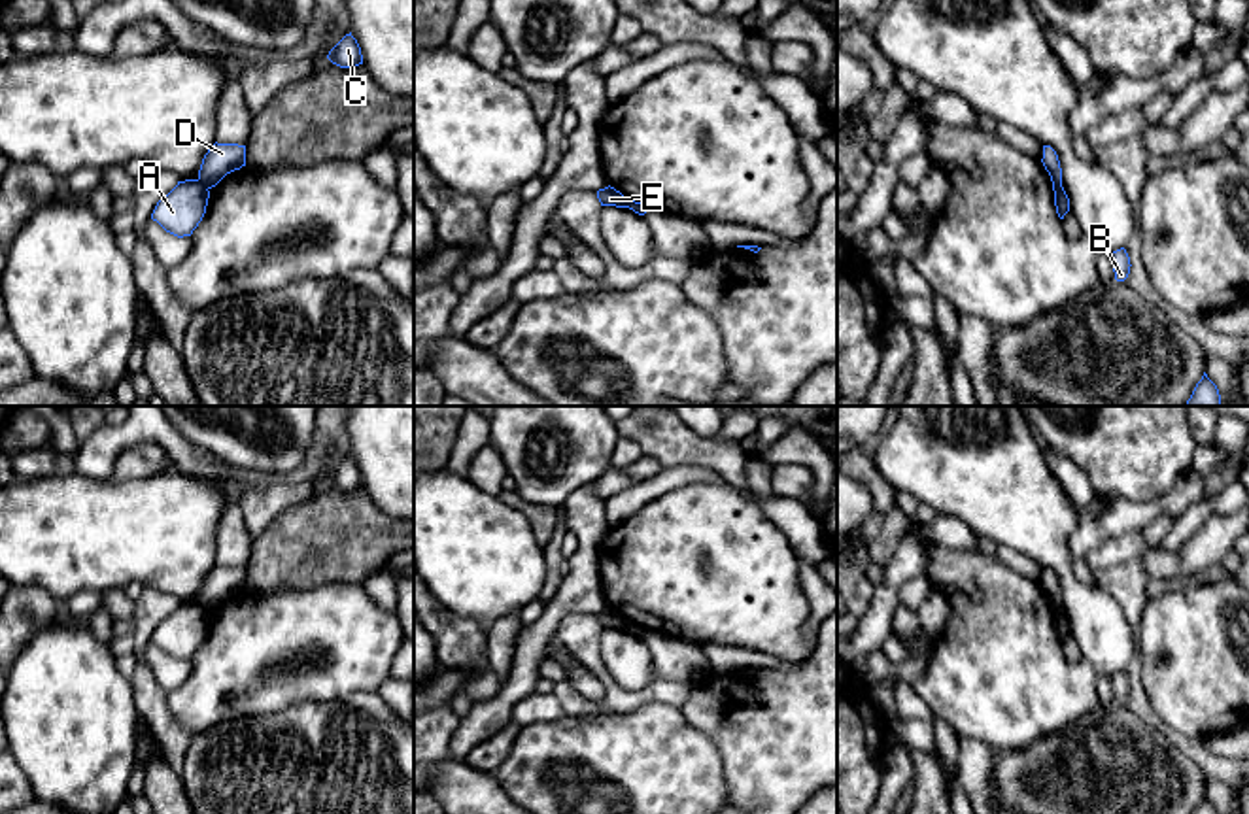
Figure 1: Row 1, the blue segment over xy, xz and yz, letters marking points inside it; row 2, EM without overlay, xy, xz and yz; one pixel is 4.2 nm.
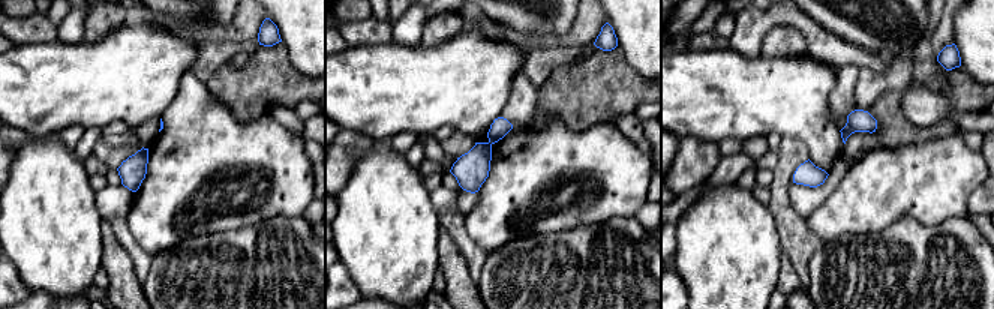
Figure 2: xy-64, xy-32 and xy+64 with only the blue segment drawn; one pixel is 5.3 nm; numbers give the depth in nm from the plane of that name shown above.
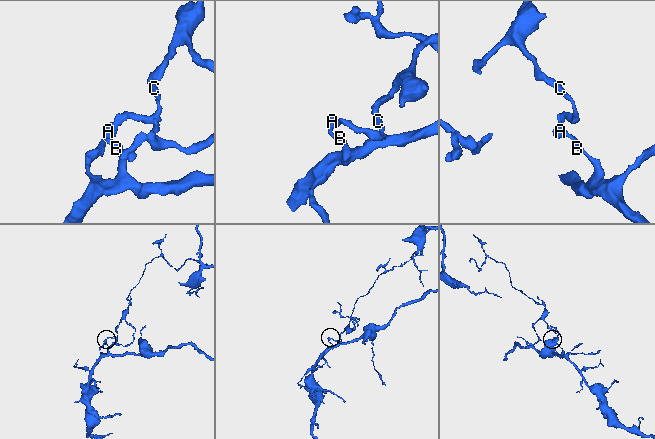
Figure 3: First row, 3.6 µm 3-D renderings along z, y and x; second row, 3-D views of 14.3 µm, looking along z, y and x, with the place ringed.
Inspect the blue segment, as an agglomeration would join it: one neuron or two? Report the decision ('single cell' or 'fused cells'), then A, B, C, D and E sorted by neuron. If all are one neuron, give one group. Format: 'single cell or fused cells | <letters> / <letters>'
fused cells | A B E / C D

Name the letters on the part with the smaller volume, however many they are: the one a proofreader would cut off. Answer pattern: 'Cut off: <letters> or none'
Cut off: C, D

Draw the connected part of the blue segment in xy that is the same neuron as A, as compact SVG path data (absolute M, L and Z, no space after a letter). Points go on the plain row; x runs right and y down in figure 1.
M200 602L178 604L157 625L151 642L178 661L191 659L206 636L208 621L210 614Z

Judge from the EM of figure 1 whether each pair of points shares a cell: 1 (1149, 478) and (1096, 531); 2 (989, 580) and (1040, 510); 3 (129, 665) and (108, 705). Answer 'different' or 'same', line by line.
1: different
2: different
3: different

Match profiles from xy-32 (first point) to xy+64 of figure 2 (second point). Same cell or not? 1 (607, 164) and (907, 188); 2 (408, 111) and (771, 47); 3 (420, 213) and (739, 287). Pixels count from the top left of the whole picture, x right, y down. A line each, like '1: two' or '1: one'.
1: one
2: two
3: one

